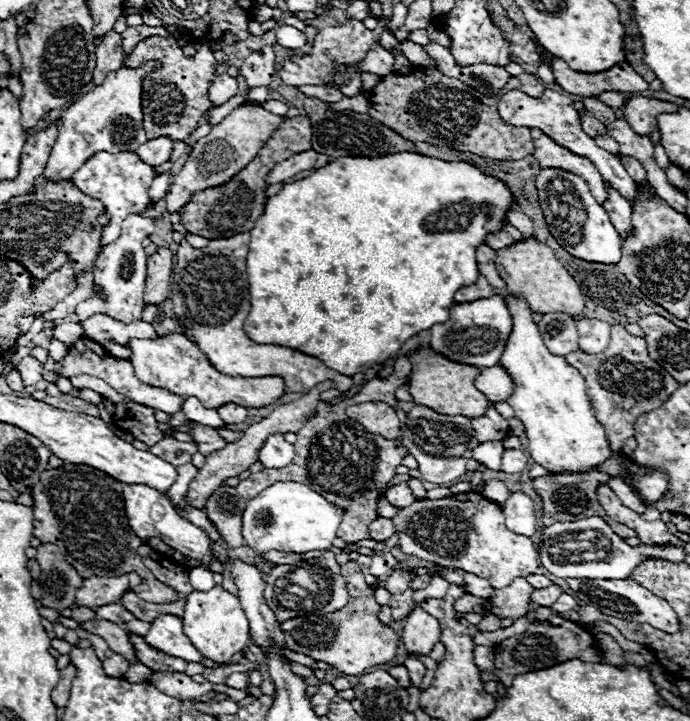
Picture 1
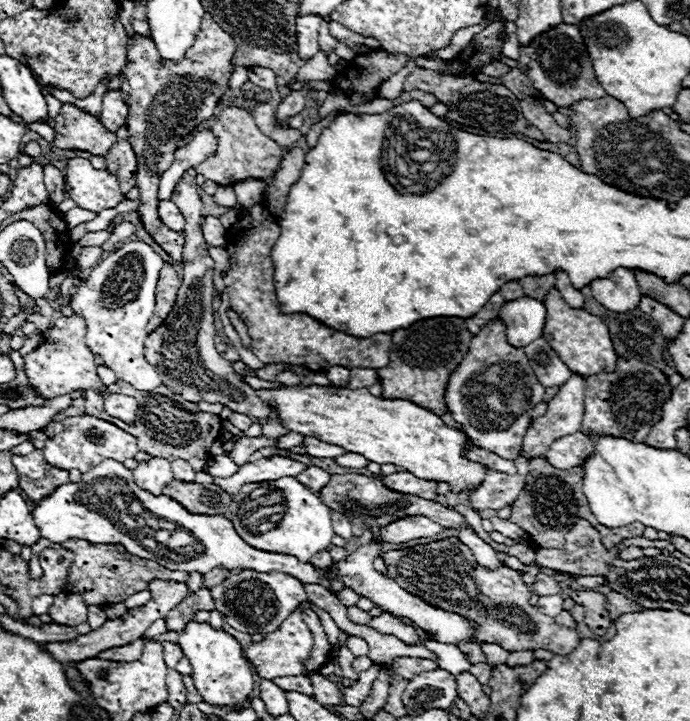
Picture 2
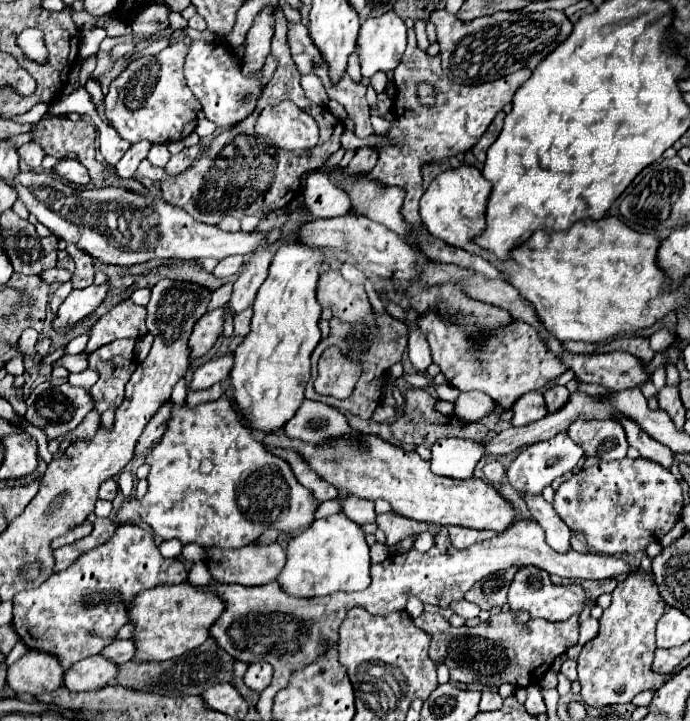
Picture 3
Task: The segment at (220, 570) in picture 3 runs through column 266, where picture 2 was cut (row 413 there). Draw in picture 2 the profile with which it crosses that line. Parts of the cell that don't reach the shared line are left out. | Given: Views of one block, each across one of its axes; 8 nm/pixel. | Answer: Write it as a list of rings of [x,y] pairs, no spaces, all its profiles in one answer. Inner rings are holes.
[[[572,374],[568,382],[564,382],[560,386],[560,390],[556,392],[554,398],[548,400],[548,410],[544,416],[536,418],[532,422],[532,428],[528,428],[526,436],[524,436],[524,452],[528,456],[544,456],[544,452],[550,448],[550,444],[562,436],[580,432],[582,428],[582,414],[584,414],[584,384],[586,380],[580,374]]]

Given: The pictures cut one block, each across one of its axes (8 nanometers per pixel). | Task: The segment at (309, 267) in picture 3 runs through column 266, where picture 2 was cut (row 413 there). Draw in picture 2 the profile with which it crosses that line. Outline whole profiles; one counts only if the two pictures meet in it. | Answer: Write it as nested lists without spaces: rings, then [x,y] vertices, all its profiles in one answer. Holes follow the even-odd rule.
[[[280,386],[272,390],[256,390],[258,398],[268,402],[272,408],[278,412],[278,422],[286,426],[292,432],[298,432],[302,436],[312,436],[330,444],[338,444],[346,448],[348,452],[360,454],[368,458],[370,462],[378,464],[396,464],[408,472],[412,472],[418,478],[426,480],[436,480],[436,482],[448,482],[452,486],[452,492],[462,492],[462,490],[474,490],[474,486],[480,486],[486,470],[478,466],[478,462],[468,462],[462,456],[462,444],[466,442],[464,434],[444,426],[444,422],[430,410],[408,402],[400,398],[378,398],[368,392],[368,388],[332,388],[332,386]]]

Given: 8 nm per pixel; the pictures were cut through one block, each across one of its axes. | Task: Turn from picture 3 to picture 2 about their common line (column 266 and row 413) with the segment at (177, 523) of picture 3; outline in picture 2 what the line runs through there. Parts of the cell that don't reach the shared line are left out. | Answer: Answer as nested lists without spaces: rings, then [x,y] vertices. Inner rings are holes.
[[[496,320],[474,334],[466,358],[450,376],[446,388],[448,412],[464,426],[470,440],[506,460],[520,456],[522,438],[532,424],[530,410],[542,402],[542,396],[544,386],[536,380],[524,350],[506,342],[506,330]]]

